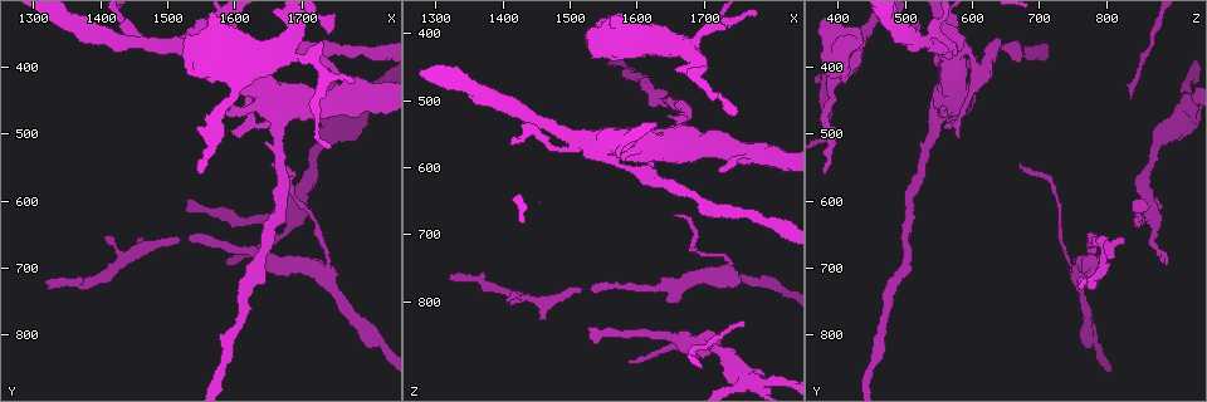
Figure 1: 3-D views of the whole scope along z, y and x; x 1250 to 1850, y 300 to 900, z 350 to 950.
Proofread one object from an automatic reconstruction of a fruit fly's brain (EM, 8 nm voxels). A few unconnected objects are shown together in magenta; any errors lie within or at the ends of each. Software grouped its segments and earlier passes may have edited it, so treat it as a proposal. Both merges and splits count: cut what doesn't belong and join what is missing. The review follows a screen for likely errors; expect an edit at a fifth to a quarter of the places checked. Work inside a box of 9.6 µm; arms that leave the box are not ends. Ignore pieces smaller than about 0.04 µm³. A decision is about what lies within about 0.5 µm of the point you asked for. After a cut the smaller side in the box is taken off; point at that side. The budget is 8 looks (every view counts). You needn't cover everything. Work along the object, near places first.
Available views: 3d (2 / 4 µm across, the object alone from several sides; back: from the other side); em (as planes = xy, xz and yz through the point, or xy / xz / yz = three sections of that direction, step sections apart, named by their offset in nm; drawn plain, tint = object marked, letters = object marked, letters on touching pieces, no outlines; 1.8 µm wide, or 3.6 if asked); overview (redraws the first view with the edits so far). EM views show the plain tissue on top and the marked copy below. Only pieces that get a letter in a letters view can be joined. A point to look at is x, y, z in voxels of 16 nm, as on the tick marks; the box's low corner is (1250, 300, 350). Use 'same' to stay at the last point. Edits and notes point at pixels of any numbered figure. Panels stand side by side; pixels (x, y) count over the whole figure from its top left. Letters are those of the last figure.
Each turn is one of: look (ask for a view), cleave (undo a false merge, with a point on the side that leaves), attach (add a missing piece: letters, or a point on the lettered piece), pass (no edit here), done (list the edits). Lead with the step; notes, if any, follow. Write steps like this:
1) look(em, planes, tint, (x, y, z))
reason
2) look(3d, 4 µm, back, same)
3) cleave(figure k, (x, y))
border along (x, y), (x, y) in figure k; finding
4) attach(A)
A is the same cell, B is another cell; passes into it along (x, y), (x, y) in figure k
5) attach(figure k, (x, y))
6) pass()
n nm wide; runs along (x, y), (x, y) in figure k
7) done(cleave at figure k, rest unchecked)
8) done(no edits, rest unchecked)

look(em, 3.6 µm, planes, letters, (1590, 695, 890))
thin end

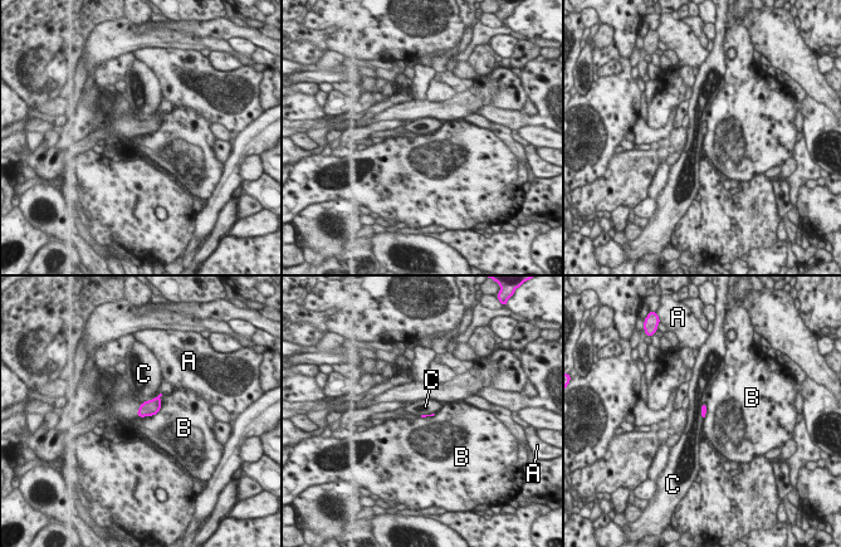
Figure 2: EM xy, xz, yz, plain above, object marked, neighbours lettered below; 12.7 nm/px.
pass()
A, B and C are other cells; border along (161, 392), (161, 408), (140, 418) in figure 2; none of them fits

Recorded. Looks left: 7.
look(3d, 4 µm, (1655, 700, 770))
calibre changes

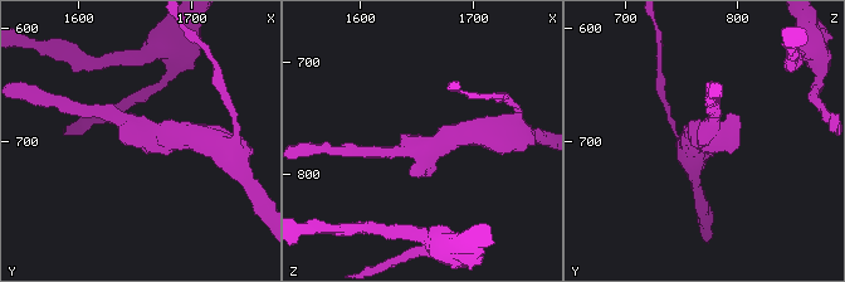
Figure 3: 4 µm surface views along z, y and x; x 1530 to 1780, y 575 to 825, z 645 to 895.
look(em, xy, step 8, tint, (1660, 696, 774))
arms of 200, 400 nm; now the EM

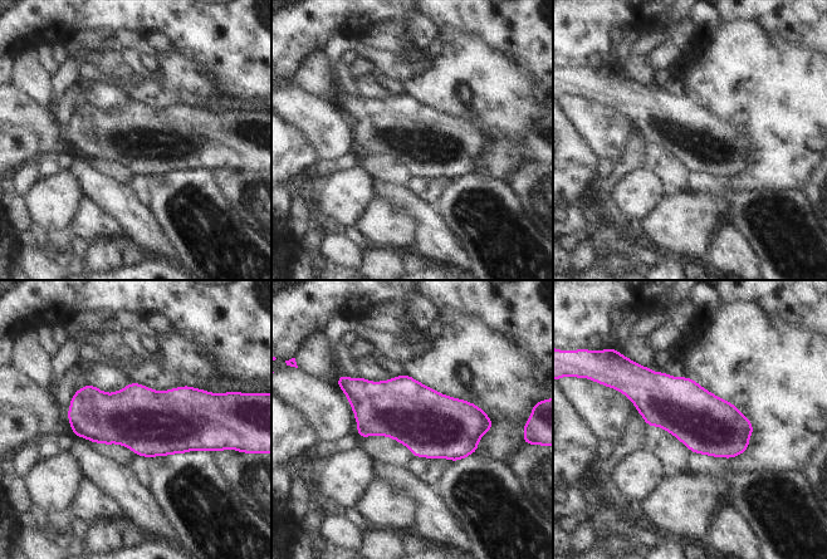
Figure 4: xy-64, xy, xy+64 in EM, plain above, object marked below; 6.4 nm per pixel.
look(em, xy, step 8, letters, same)
what lies round it

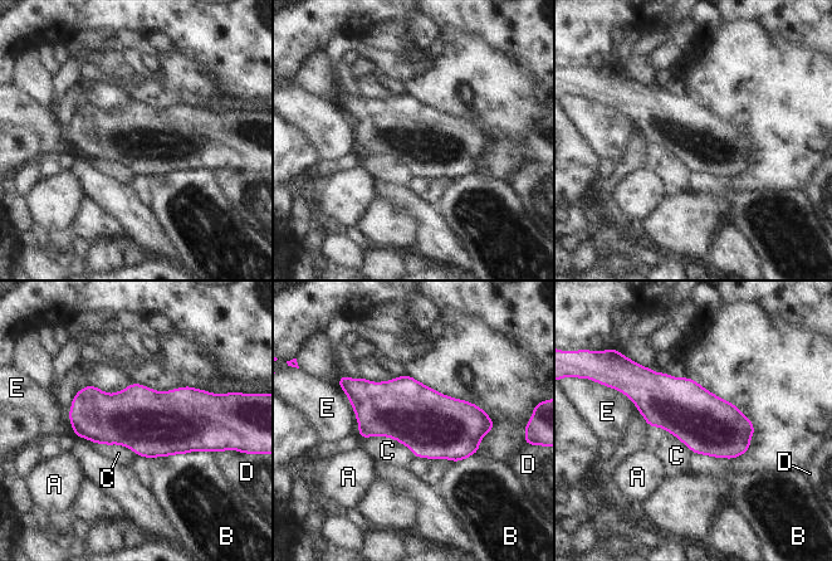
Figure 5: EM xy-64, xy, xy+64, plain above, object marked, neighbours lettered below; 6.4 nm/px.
pass()
A, B, C, D and E are other cells; border along (362, 439), (394, 438), (415, 457) in figure 5; one neuron here

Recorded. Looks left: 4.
look(3d, 4 µm, (1325, 735, 760))
an open end

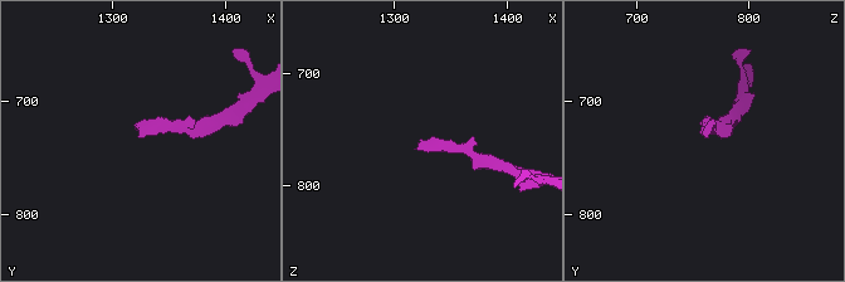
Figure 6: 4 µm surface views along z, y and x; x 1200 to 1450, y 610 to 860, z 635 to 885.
look(em, xz, step 8, tint, (1326, 734, 764))
shape alone is not enough

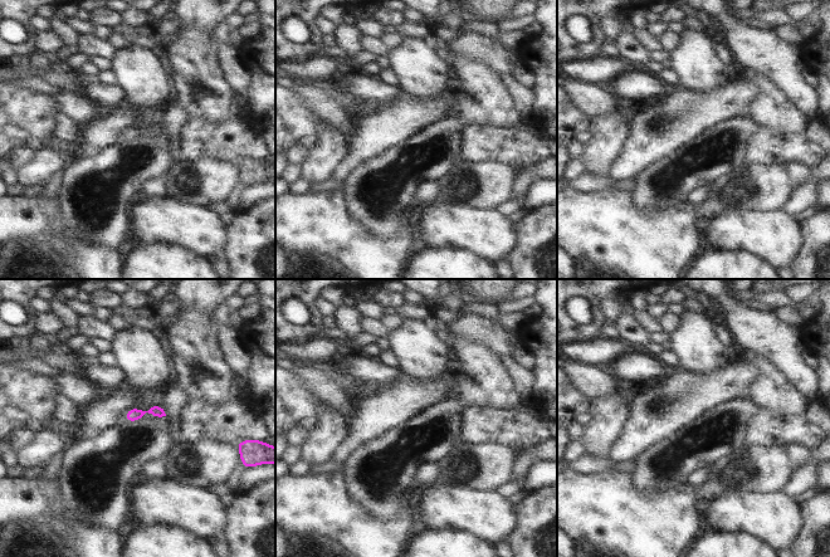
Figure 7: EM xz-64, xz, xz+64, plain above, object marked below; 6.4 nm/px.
look(em, yz, step 8, letters, same)
another direction

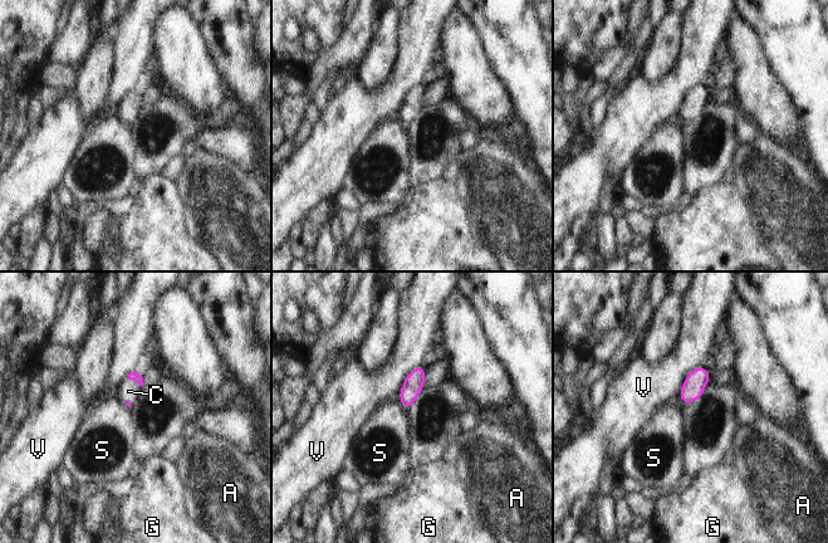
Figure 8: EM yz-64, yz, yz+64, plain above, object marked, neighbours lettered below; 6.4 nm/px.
attach(C)
V touches over 240 nm; C is the same cell, A, G, S and V are other cells; it goes on there

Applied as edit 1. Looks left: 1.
done(attach at figure 8, rest unchecked)

